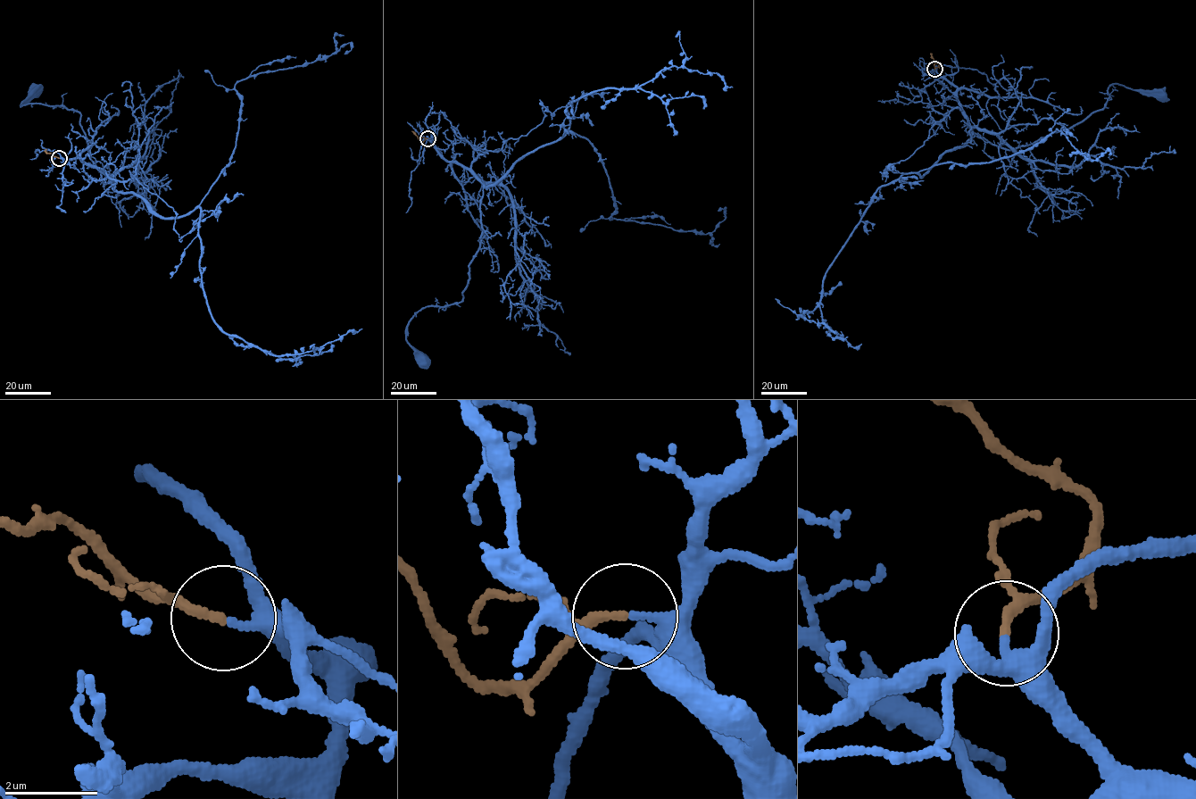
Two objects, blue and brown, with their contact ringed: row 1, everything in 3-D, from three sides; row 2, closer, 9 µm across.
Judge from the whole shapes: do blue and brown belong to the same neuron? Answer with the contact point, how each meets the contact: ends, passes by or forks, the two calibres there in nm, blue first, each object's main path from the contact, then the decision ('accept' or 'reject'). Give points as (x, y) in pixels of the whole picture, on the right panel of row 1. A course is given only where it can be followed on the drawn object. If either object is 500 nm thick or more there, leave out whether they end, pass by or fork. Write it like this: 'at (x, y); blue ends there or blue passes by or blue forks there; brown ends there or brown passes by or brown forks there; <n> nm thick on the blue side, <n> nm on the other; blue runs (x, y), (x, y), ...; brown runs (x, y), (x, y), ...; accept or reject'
at (934, 69); blue ends there; brown ends there; 280 nm thick on the blue side, 200 nm on the other; blue runs (934, 70), (957, 87), (971, 129), (1008, 149), (1084, 120), (1101, 110), (1112, 83), (1160, 95); brown runs (934, 69), (938, 62), (931, 54); accept

